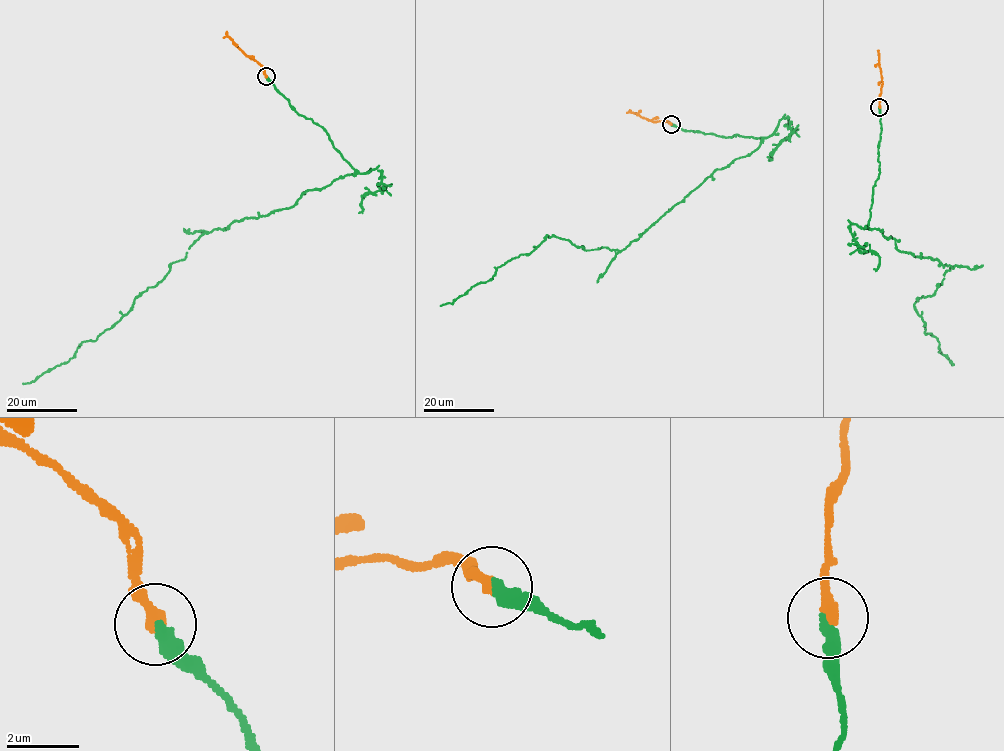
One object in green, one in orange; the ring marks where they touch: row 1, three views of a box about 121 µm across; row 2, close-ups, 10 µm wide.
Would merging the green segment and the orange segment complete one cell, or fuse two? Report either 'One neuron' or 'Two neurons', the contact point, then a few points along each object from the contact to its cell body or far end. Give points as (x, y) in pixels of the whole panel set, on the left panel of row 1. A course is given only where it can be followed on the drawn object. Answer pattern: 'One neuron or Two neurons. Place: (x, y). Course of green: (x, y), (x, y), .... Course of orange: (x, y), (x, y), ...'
One neuron. Place: (266, 76). Course of green: (266, 76), (300, 114), (322, 127), (355, 174), (307, 190), (289, 207), (205, 232), (109, 329), (23, 384). Course of orange: (266, 76), (264, 69), (234, 43), (226, 31)

